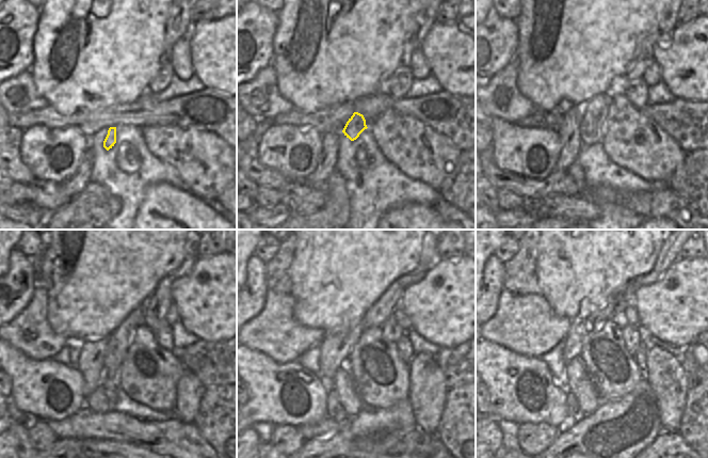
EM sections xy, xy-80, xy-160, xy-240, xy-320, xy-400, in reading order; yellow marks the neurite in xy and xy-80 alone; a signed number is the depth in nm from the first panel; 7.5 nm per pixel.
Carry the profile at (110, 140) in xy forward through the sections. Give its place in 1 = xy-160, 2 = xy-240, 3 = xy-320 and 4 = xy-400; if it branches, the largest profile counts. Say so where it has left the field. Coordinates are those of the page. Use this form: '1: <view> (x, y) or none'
1: xy-160 (595, 112)
2: xy-240 (118, 342)
3: xy-320 (389, 301)
4: xy-400 (670, 252)

